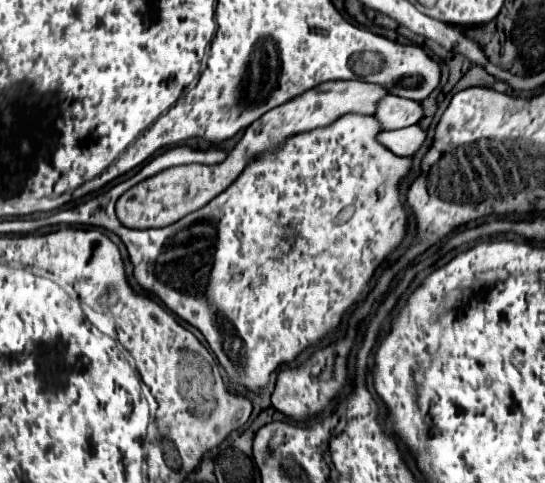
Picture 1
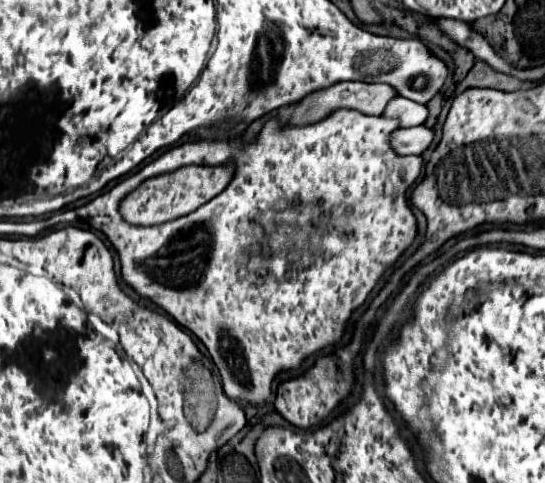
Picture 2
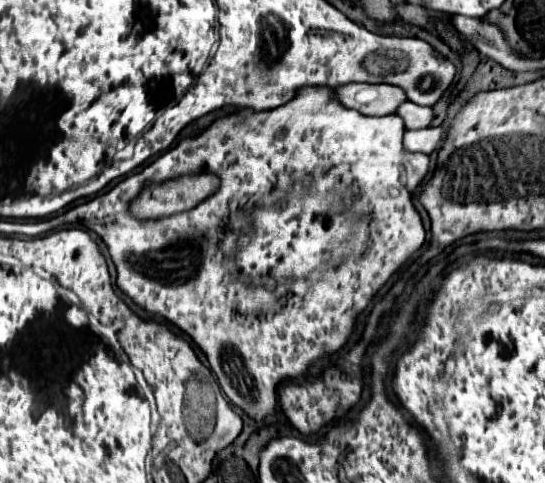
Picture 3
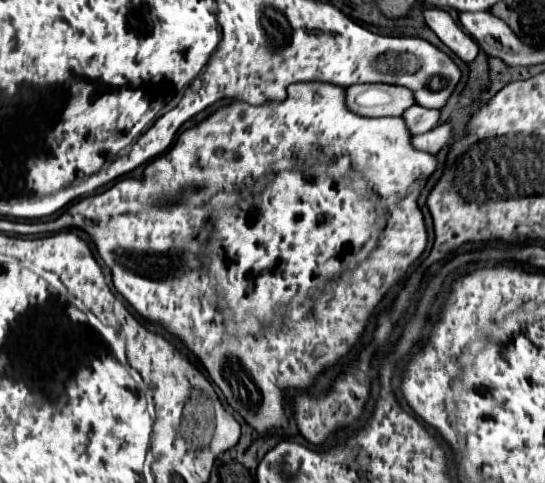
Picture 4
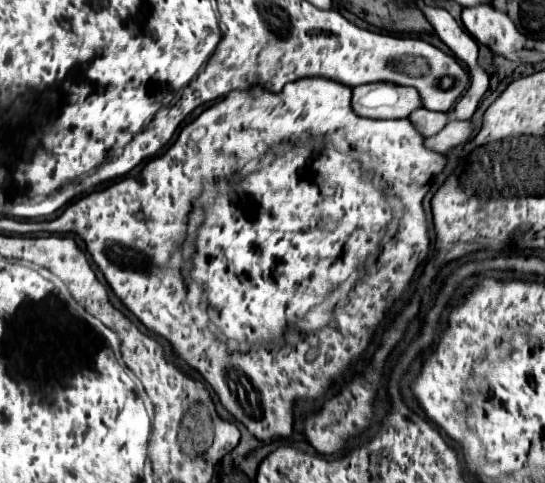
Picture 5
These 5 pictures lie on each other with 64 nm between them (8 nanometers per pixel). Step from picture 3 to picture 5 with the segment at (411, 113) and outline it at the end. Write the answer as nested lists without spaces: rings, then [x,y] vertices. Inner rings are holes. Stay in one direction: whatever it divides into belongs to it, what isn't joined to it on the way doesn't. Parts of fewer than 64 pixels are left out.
[[[418,108],[416,112],[410,114],[410,122],[422,132],[426,138],[438,134],[446,124],[448,124],[448,114],[444,112],[432,112],[426,108]]]

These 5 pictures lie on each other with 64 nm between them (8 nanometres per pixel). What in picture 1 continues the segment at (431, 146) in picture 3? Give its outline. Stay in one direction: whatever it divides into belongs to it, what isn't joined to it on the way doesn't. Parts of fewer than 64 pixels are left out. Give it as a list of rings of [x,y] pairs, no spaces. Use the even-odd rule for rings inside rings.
[[[408,126],[400,130],[382,132],[378,140],[396,156],[414,156],[426,140],[426,132],[420,126]]]

